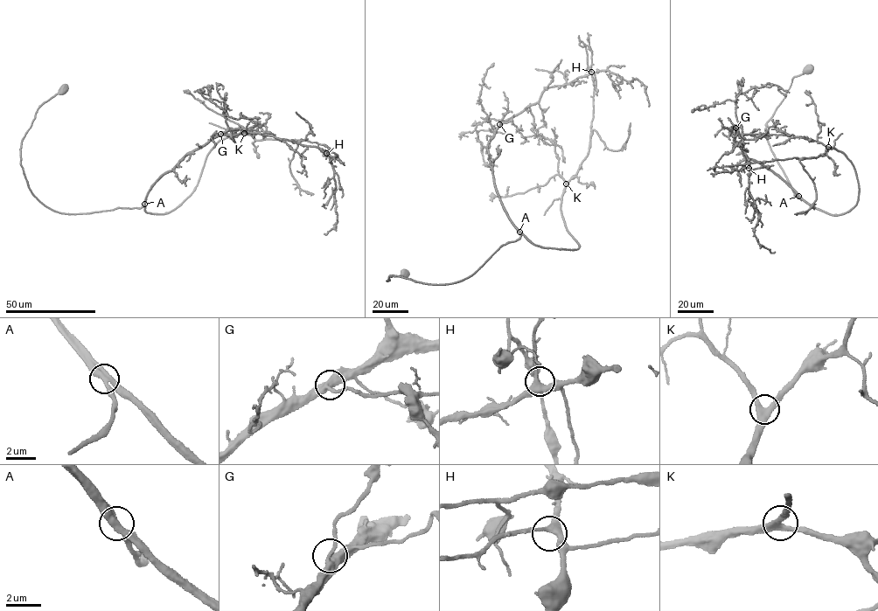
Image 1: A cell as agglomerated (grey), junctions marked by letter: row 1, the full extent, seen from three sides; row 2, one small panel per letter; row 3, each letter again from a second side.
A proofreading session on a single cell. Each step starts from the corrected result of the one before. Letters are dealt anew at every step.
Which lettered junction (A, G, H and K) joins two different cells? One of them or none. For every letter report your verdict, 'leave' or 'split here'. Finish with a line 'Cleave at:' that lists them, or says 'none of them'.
A: leave
G: leave
H: leave
K: leave
Cleave at: none of them

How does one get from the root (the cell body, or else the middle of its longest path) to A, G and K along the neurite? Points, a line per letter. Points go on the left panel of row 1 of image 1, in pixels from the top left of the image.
A: (63, 90), (38, 107), (22, 141), (20, 164), (31, 191), (46, 206), (66, 214), (139, 208), (144, 204)
G: (63, 90), (37, 109), (20, 150), (30, 190), (60, 212), (139, 208), (163, 174), (220, 134)
K: (63, 90), (37, 109), (20, 150), (30, 190), (60, 212), (168, 212), (219, 141), (244, 133)

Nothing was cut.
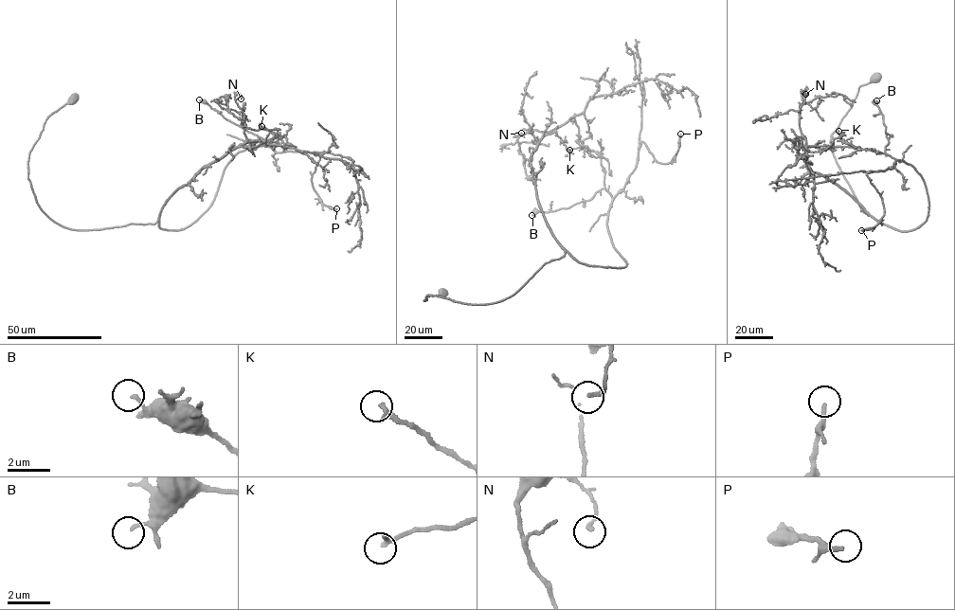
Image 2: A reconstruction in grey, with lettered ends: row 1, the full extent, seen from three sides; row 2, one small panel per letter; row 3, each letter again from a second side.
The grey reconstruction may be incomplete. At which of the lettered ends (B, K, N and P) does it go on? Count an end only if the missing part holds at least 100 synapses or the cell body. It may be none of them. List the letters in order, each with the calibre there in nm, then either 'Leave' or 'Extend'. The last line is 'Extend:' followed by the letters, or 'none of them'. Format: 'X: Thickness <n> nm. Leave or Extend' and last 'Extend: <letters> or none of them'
B: Thickness 140 nm. Leave
K: Thickness 260 nm. Leave
N: Thickness 190 nm. Leave
P: Thickness 180 nm. Leave
Extend: none of them

